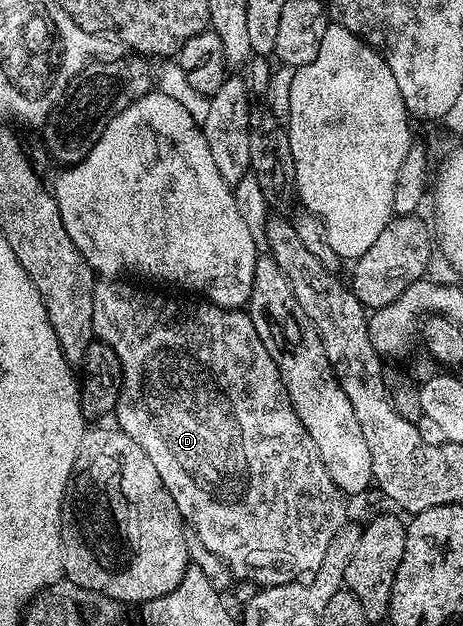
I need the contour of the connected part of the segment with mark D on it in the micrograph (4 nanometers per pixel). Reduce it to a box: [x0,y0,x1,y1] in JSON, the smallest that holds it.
[93,281,350,585]

